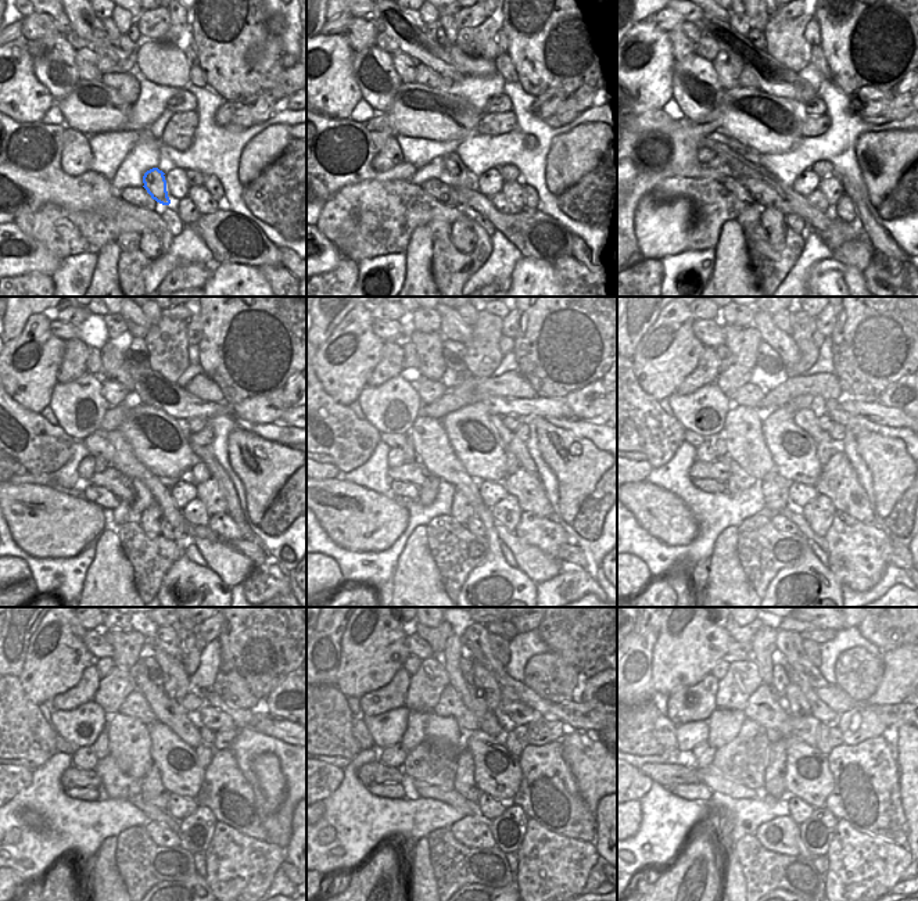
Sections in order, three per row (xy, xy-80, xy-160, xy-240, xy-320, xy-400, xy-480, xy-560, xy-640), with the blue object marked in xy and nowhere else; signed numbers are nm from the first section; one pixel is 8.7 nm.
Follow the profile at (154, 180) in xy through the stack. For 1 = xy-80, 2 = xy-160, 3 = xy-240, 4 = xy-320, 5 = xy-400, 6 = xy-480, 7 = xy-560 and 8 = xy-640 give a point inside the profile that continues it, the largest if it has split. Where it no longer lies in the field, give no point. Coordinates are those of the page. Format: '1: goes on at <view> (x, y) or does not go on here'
1: goes on at xy-80 (459, 176)
2: goes on at xy-160 (735, 146)
3: goes on at xy-240 (97, 445)
4: goes on at xy-320 (391, 440)
5: goes on at xy-400 (695, 440)
6: goes on at xy-480 (63, 746)
7: goes on at xy-560 (359, 732)
8: goes on at xy-640 (664, 731)

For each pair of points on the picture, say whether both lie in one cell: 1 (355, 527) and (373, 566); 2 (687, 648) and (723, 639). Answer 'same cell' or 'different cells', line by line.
1: different cells
2: same cell

